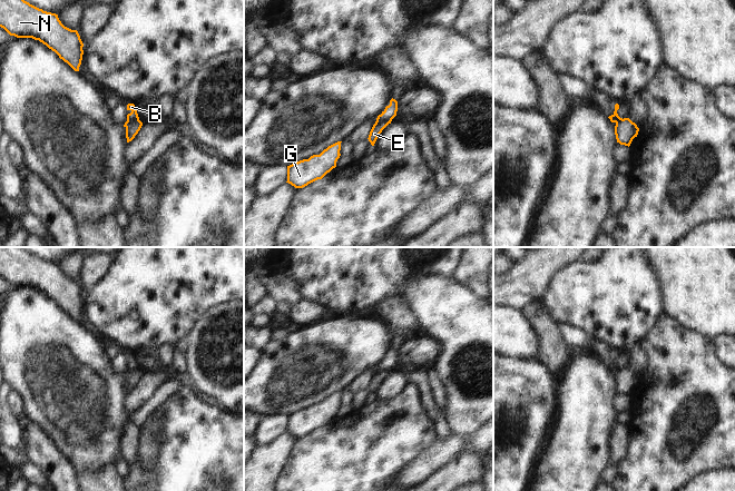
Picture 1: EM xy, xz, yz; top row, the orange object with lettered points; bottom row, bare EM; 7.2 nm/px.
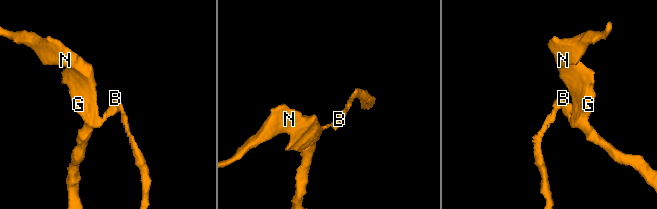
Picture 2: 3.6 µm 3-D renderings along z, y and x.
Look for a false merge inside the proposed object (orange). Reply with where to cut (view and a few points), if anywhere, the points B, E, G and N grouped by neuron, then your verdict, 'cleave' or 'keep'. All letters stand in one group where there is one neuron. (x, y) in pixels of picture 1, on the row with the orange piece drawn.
xz (391, 119), (376, 121) | B / E G N | cleave

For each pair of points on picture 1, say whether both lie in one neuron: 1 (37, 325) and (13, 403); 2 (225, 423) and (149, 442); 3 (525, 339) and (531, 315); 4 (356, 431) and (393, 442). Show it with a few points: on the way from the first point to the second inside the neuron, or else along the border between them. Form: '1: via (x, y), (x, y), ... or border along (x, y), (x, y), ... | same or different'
1: border along (11, 389), (21, 399), (23, 406), (22, 418) | different
2: border along (164, 414), (159, 451), (154, 465) | different
3: border along (520, 311), (536, 334), (539, 347) | different
4: via (365, 440), (384, 440) | same

